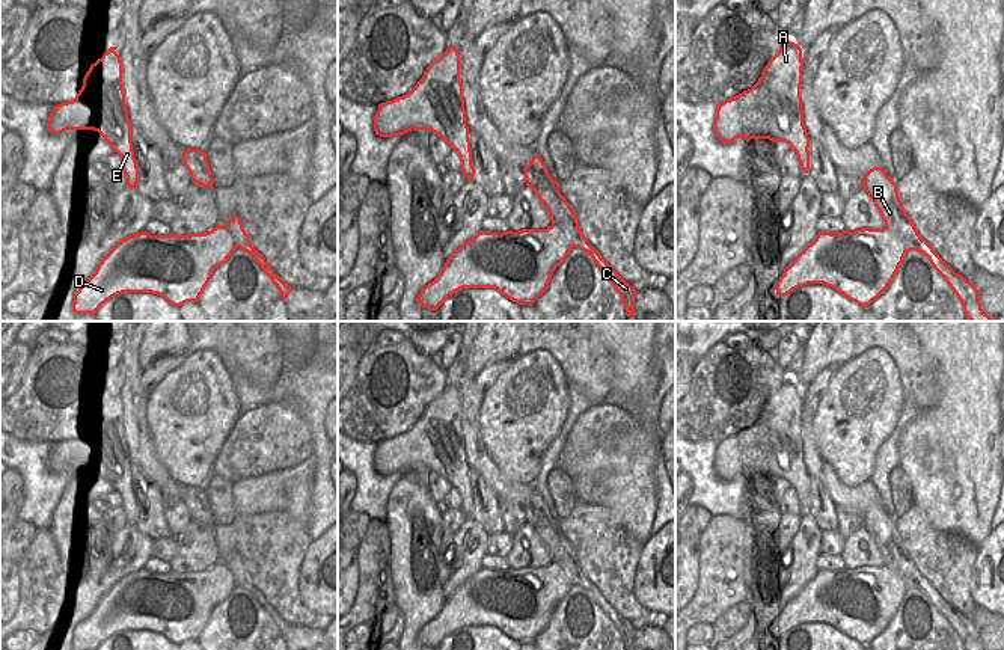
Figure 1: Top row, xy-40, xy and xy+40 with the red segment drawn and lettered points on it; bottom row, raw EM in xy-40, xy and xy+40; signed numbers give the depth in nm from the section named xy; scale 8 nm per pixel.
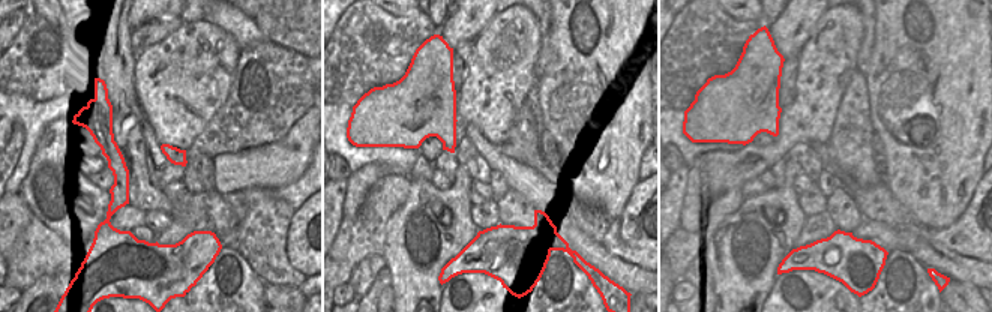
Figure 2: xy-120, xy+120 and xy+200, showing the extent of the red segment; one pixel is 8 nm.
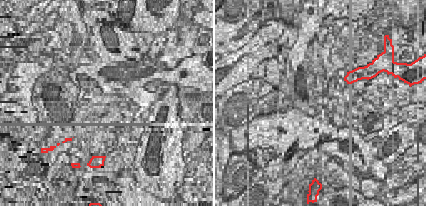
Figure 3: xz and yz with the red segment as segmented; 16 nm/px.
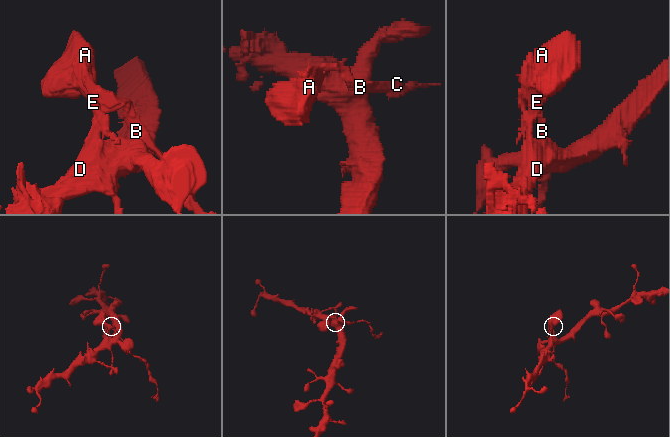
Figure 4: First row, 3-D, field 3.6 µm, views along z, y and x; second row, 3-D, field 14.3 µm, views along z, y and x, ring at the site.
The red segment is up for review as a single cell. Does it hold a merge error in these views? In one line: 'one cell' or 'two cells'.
two cells

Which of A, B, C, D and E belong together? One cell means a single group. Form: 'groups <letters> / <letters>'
groups A B C E / D

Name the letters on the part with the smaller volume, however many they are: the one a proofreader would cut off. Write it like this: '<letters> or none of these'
A, B, C, E

